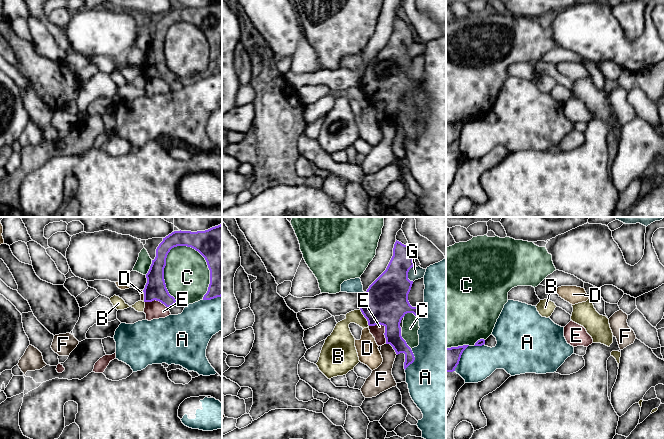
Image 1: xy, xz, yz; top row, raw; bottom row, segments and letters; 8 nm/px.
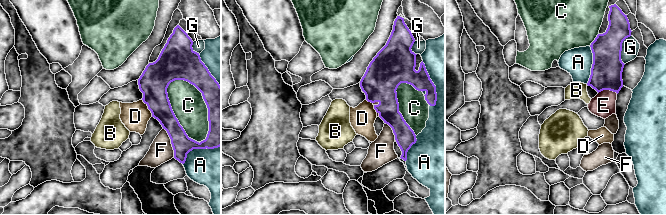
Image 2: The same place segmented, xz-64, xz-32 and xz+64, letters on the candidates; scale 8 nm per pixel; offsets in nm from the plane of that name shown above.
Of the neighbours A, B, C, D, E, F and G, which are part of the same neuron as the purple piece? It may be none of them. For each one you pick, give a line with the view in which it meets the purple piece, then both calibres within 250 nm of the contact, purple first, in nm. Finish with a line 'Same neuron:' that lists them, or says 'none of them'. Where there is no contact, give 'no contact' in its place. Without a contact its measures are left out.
Same neuron: none of them

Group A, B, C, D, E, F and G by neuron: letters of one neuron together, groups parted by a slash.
A / B / C / D / E / F / G

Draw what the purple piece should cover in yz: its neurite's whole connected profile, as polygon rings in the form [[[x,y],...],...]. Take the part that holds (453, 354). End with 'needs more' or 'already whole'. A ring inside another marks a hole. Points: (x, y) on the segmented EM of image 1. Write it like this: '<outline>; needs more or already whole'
[[[469,345],[446,348],[446,372],[453,372],[459,364],[463,351]]]; already whole

